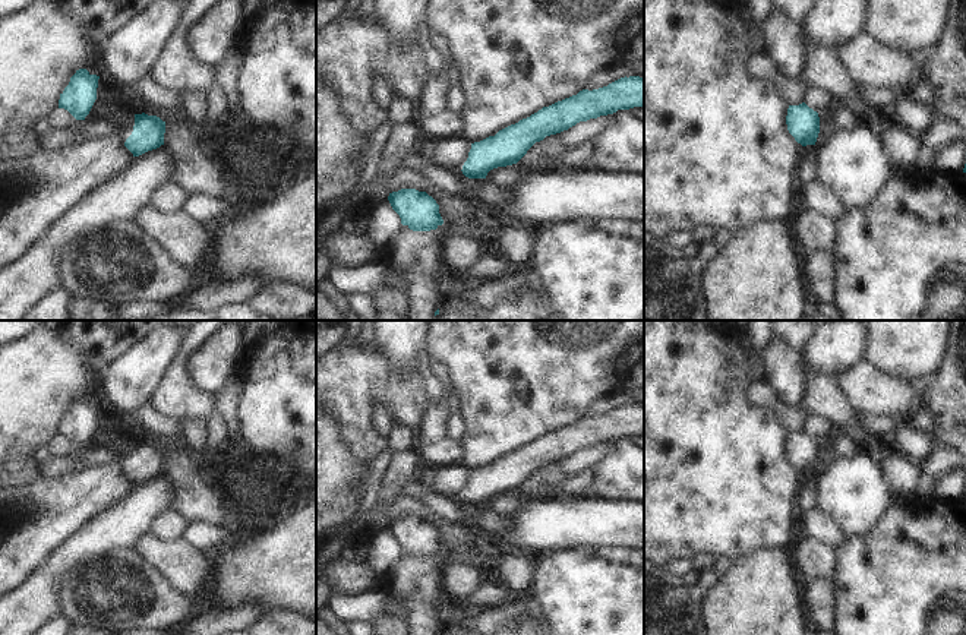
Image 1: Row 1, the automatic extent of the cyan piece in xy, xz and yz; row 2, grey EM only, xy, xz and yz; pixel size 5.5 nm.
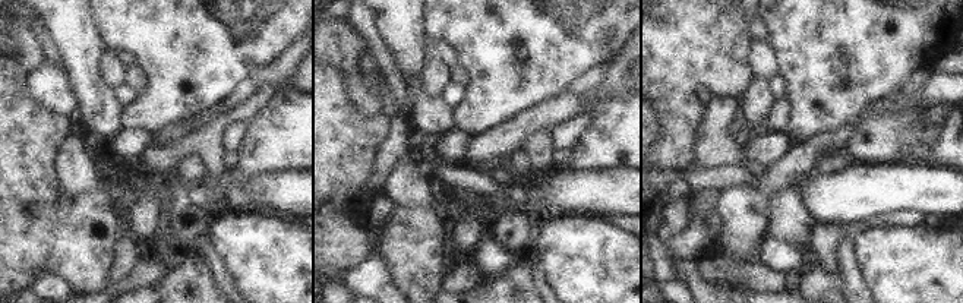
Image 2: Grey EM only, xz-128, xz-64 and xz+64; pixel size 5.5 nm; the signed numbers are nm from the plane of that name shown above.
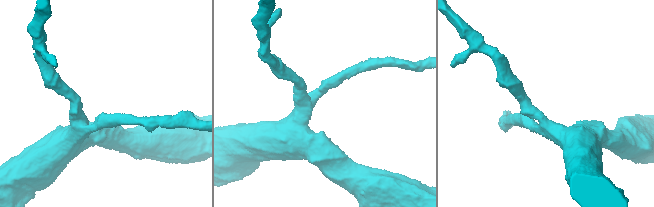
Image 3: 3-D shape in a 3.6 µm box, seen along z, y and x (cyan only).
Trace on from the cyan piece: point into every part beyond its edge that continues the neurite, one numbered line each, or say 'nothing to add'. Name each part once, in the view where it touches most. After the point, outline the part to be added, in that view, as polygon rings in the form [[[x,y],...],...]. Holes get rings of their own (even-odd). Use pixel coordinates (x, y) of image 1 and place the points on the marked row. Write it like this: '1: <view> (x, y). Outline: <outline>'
nothing to add

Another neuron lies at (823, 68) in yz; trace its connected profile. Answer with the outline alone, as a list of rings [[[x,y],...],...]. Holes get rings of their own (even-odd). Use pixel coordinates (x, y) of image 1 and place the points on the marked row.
[[[805,38],[806,60],[802,82],[808,88],[821,88],[833,97],[845,98],[859,108],[858,83],[846,72],[836,47]]]

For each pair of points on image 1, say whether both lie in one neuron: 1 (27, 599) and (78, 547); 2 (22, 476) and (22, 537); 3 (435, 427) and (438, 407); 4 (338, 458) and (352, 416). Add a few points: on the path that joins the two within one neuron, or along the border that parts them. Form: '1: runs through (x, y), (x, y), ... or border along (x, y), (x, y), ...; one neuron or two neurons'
1: runs through (40, 585), (65, 559); one neuron
2: border along (40, 476), (15, 489); two neurons
3: runs through (435, 423), (438, 411); one neuron
4: border along (331, 413), (353, 455), (360, 463), (369, 464); two neurons

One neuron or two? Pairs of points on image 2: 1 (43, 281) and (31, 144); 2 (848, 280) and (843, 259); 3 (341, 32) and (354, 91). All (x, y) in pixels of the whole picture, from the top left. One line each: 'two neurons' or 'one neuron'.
1: two neurons
2: one neuron
3: one neuron

